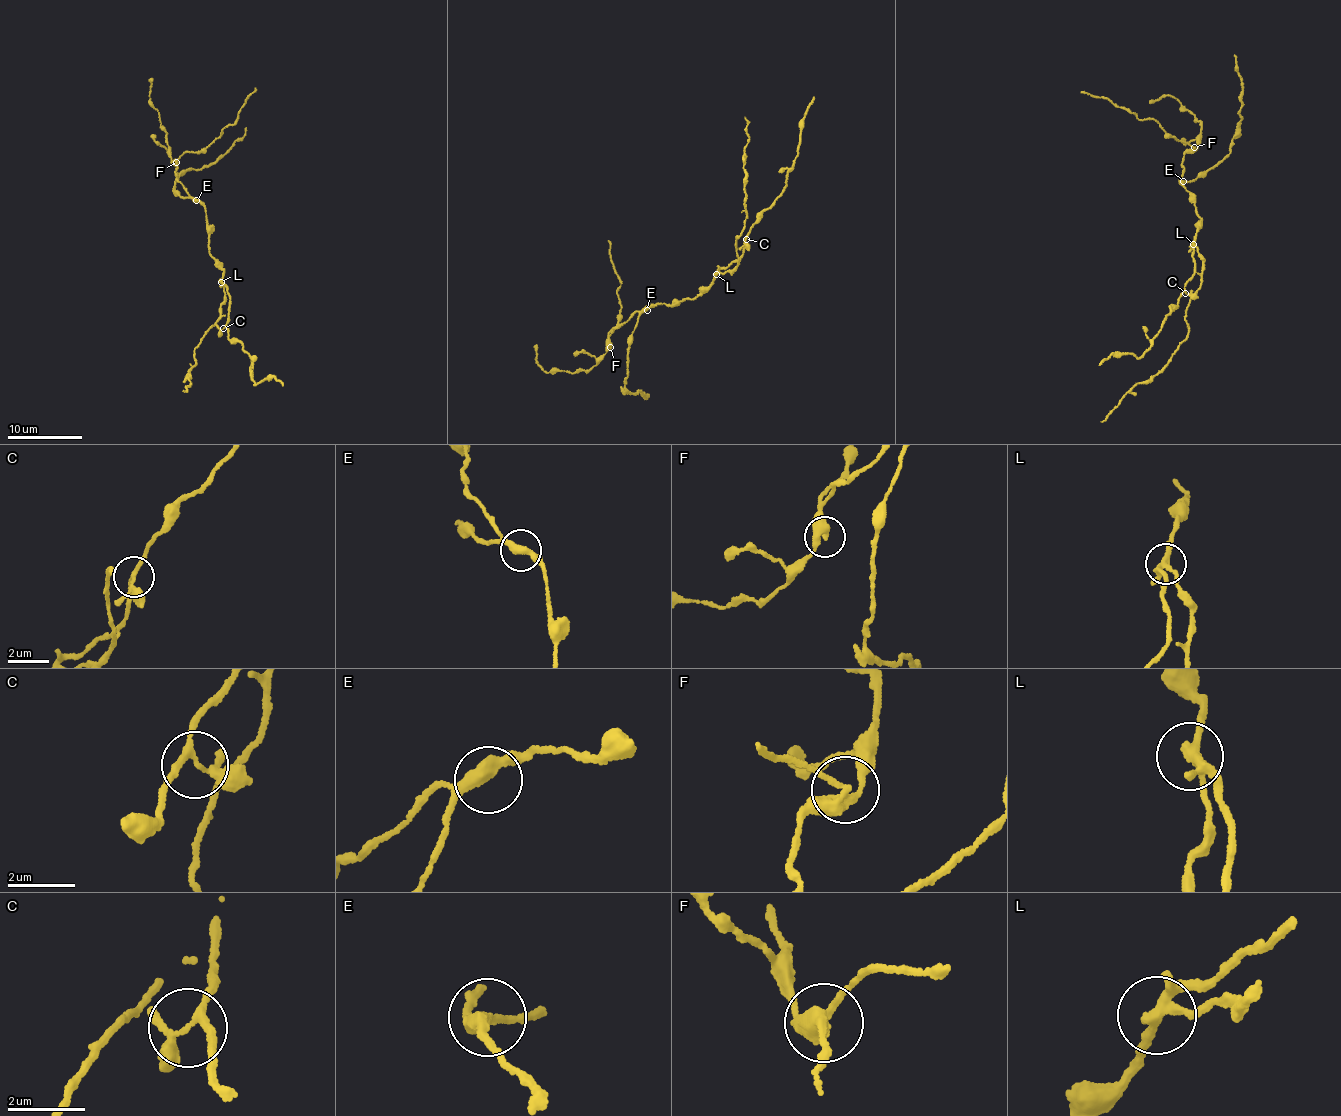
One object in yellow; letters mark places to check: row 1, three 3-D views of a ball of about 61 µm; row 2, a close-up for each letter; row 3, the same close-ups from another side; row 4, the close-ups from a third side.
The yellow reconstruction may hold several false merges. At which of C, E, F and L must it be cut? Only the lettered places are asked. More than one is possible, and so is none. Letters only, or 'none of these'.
F, L

